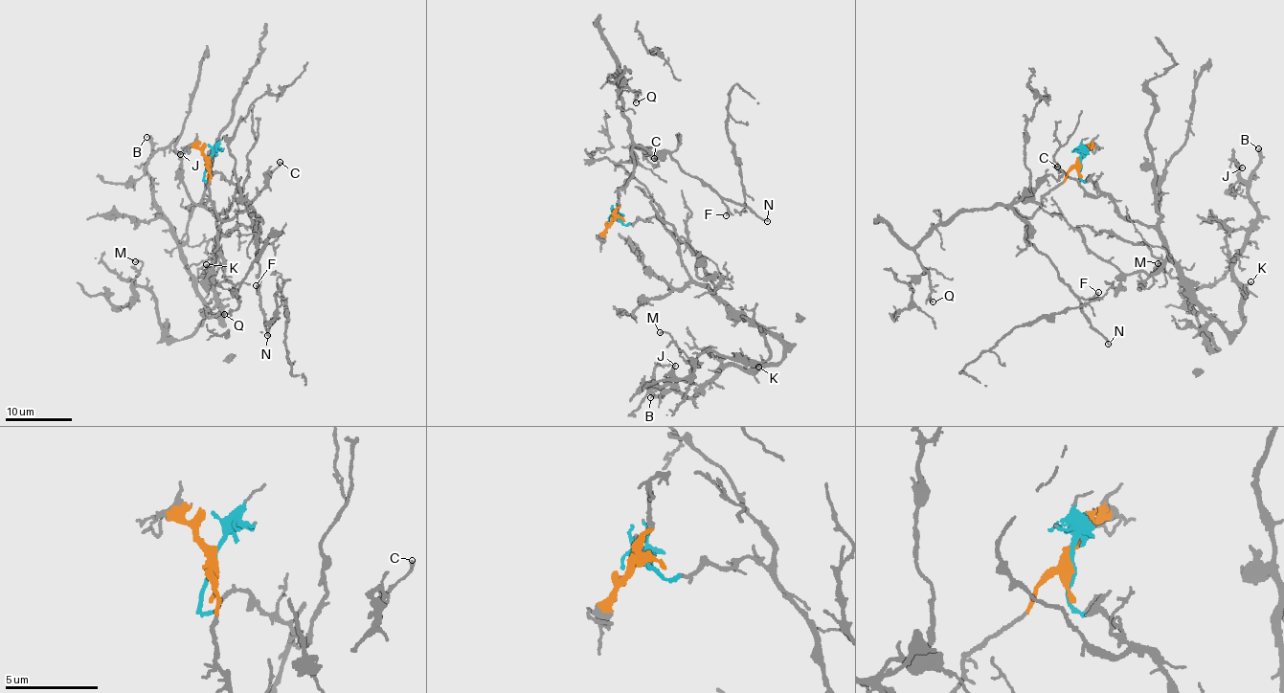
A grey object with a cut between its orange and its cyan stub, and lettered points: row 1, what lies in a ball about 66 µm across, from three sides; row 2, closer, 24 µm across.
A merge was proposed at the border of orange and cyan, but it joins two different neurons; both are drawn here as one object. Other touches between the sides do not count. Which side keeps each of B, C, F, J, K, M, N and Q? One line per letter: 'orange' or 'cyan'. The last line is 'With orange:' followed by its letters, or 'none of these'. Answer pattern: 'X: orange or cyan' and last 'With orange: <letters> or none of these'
B: cyan
C: orange
F: orange
J: cyan
K: cyan
M: cyan
N: orange
Q: orange
With orange: C, F, N, Q

